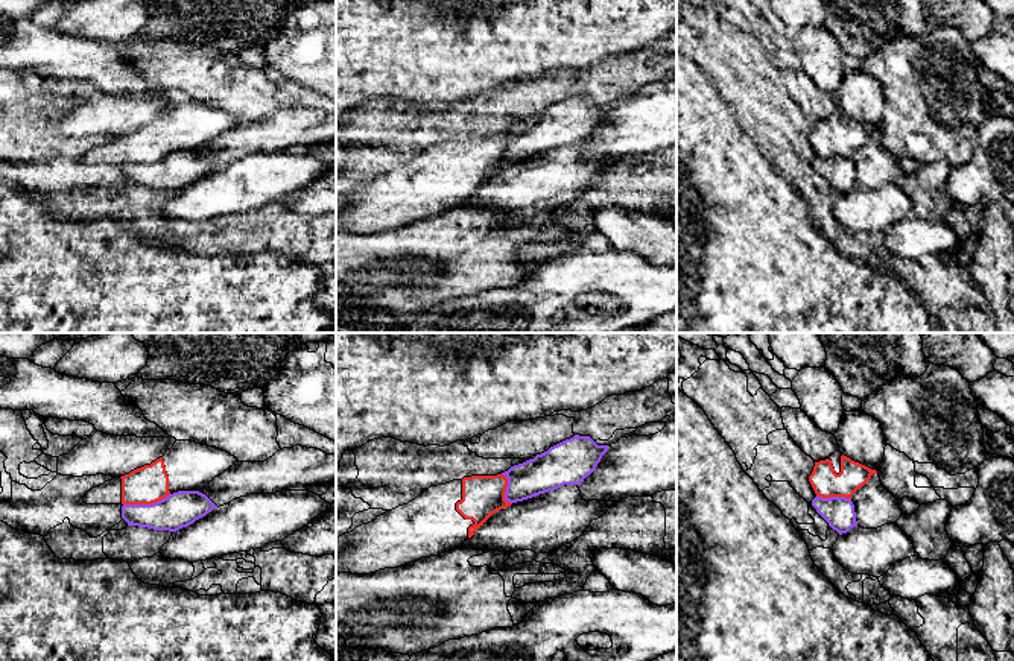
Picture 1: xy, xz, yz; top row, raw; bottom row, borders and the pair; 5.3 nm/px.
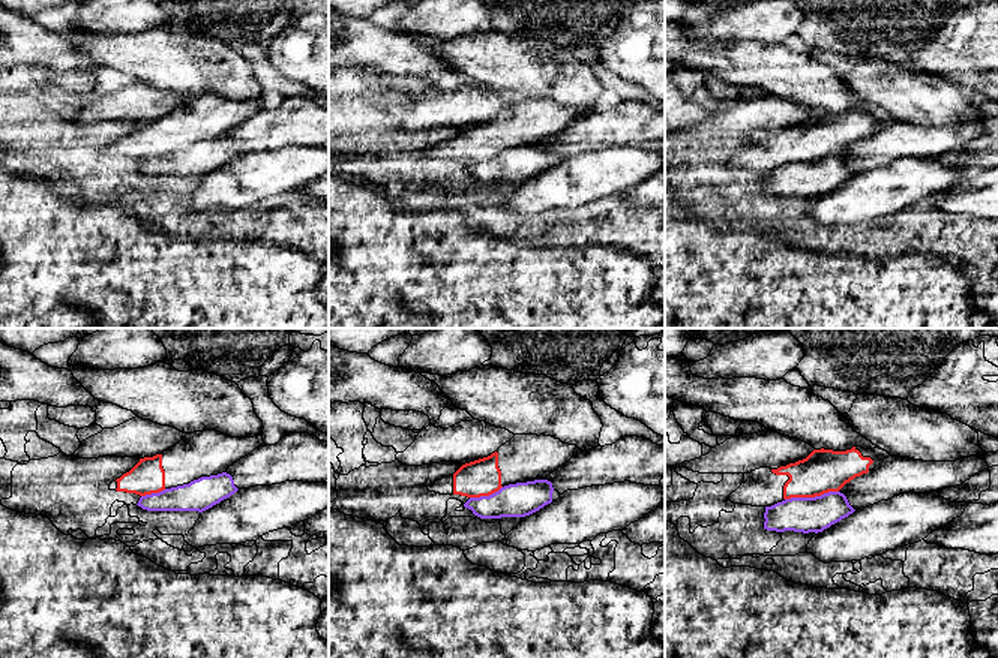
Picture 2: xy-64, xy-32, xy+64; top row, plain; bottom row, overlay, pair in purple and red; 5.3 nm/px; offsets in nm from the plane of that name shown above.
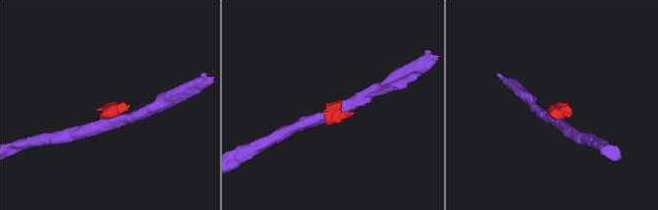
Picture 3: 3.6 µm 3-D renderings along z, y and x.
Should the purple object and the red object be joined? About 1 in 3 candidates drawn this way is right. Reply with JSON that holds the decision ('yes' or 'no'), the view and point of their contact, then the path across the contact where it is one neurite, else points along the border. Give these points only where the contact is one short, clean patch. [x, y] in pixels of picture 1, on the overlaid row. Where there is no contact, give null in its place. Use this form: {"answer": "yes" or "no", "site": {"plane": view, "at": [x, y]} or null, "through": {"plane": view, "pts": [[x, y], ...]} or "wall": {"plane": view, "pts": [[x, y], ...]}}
{"answer": "no", "site": {"plane": "xy", "at": [146, 505]}, "wall": {"plane": "xy", "pts": [[169, 493], [151, 503], [123, 505]]}}

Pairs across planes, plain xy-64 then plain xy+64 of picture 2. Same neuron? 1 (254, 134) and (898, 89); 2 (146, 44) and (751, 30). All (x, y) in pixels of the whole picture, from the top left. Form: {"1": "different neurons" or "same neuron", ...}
{"1": "different neurons", "2": "different neurons"}

